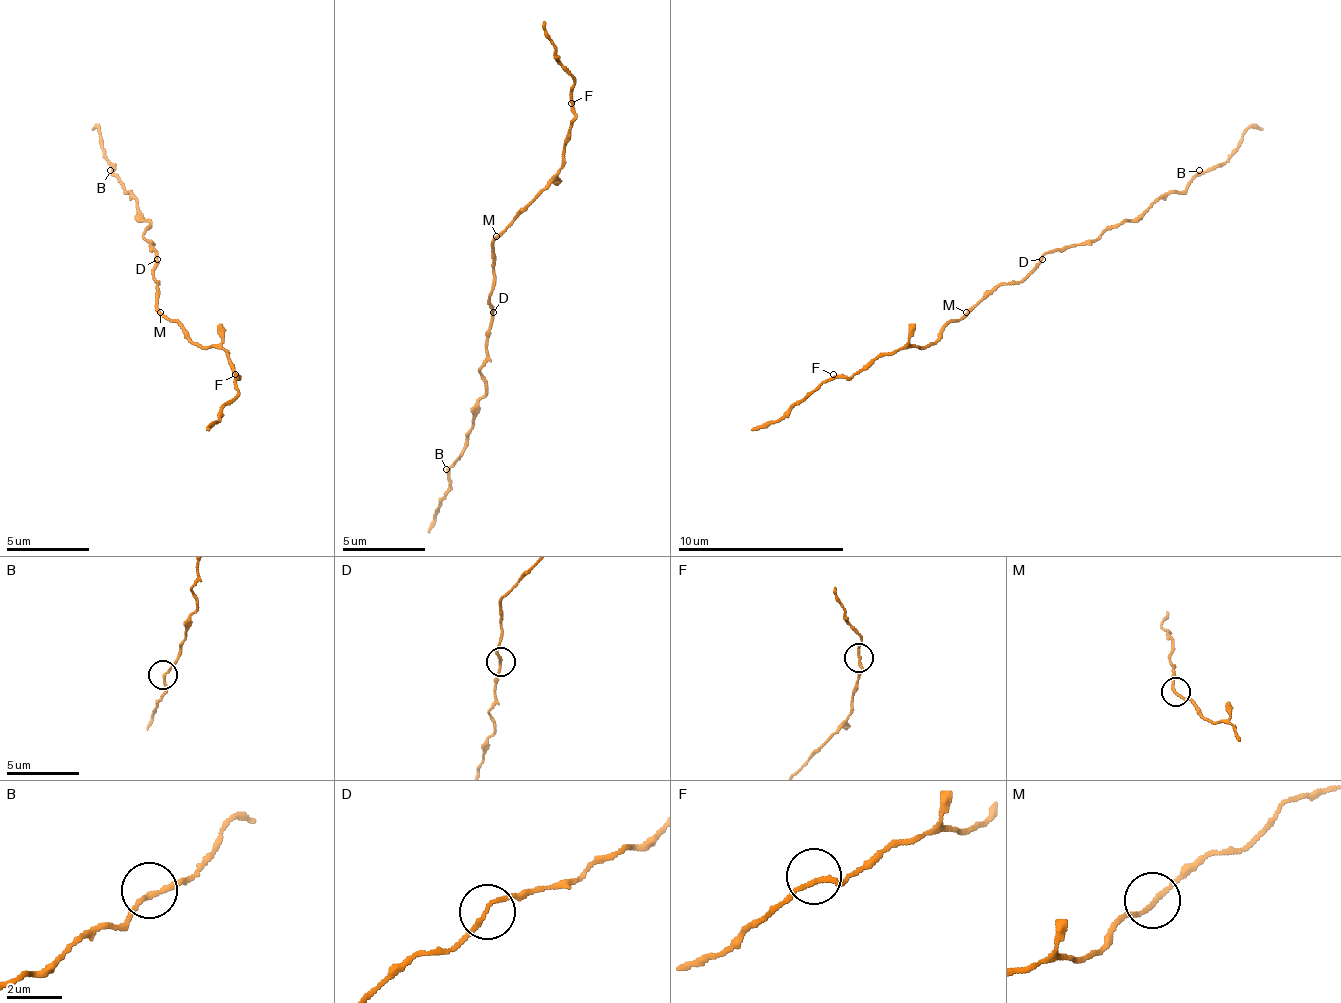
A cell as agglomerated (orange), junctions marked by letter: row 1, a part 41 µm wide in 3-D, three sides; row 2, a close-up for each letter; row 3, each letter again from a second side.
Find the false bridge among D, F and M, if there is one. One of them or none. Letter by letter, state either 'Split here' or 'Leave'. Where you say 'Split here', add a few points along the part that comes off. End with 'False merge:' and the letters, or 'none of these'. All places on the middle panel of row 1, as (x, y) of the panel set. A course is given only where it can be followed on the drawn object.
D: Leave
F: Leave
M: Leave
False merge: none of these

